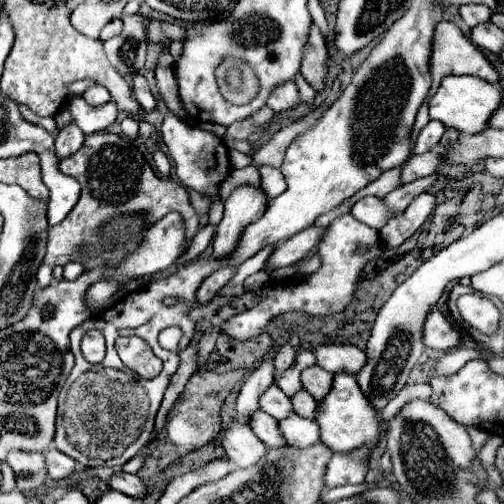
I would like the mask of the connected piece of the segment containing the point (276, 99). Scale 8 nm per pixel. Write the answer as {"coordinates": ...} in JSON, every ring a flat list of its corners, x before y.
{"coordinates":[[292,81,282,83,282,87,274,87,272,95,268,97,268,107,276,113,286,113,294,109,296,103,298,103,298,89]]}

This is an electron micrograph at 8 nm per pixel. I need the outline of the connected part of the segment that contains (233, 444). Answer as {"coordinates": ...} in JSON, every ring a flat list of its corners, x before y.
{"coordinates":[[230,421,222,429,220,445,226,451,226,457,232,459,236,467,250,467,266,453,264,443,252,433,252,429,236,421]]}

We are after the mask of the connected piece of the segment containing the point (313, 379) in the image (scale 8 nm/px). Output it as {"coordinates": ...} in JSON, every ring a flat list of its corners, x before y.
{"coordinates":[[312,365,312,367,306,367,302,371,302,383,304,383,304,389,314,397,314,399,322,399,328,391,330,391,330,385,332,385,332,373,324,371,322,367,318,365]]}

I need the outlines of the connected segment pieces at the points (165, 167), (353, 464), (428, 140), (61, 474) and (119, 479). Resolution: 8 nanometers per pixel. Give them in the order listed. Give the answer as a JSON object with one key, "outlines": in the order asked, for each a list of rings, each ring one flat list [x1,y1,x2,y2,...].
{"outlines":[[[162,151,154,153,154,163,156,163,156,169,158,169,160,175,170,177,170,161,168,161,168,157]],[[360,447,360,451,350,451,348,455,332,455,328,469,326,469,326,487,338,487,338,485,356,485,364,483,364,477,368,473,368,451]],[[430,121,430,123,420,131,420,135,418,135,418,139,416,139,414,153,426,153,426,151,430,151,432,147,436,147,444,131,446,131,446,127,444,127,440,121]],[[54,447,44,451,42,455,46,459,46,467,48,467,48,477,50,479,64,479,64,477,72,475,78,469,78,465,76,465,76,461,72,457,56,451]],[[116,471,114,475,110,475,106,479,106,485,114,491,122,491,124,495,132,495,132,497,144,497,146,495,146,487,142,485,142,481,136,475,128,475,122,471]]]}

